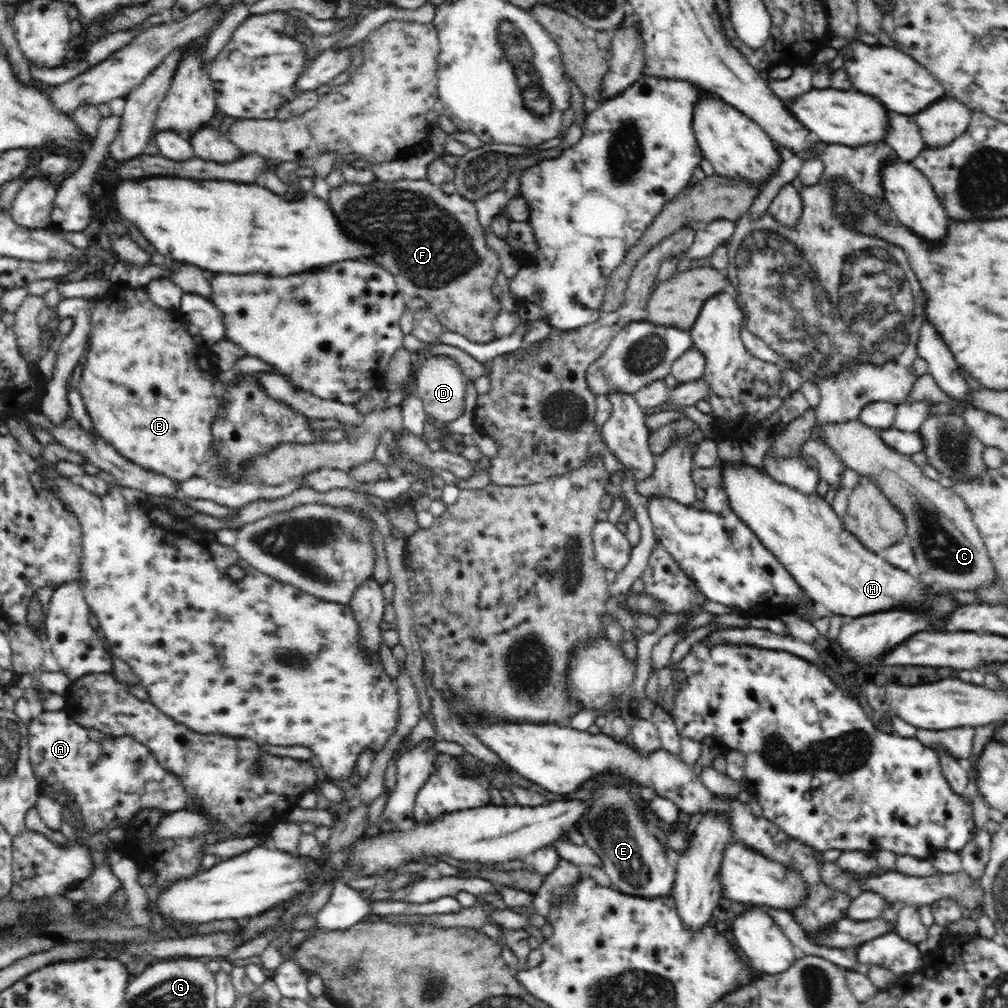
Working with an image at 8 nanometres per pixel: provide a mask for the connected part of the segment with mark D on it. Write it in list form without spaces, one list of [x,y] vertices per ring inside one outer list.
[[[430,355],[418,372],[415,394],[422,400],[427,414],[447,424],[462,416],[469,381],[452,358]]]

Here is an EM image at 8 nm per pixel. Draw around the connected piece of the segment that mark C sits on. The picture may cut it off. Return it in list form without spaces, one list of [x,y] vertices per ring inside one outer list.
[[[858,419],[824,426],[816,424],[810,438],[816,437],[824,439],[848,469],[876,482],[885,497],[902,513],[906,525],[905,540],[913,550],[920,577],[936,587],[964,592],[994,582],[994,565],[990,562],[969,506],[959,493],[930,480],[924,475],[923,468],[911,462],[909,456],[882,441],[879,429],[870,428]]]

